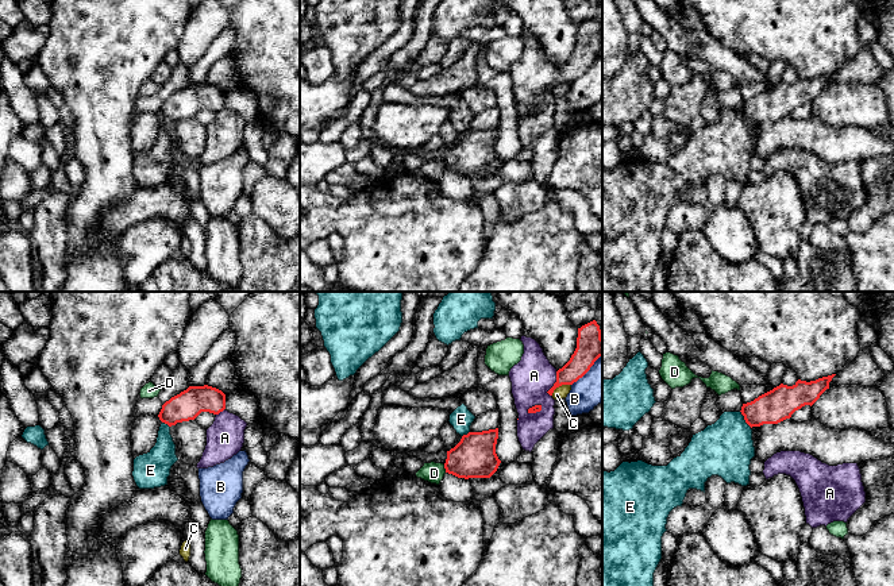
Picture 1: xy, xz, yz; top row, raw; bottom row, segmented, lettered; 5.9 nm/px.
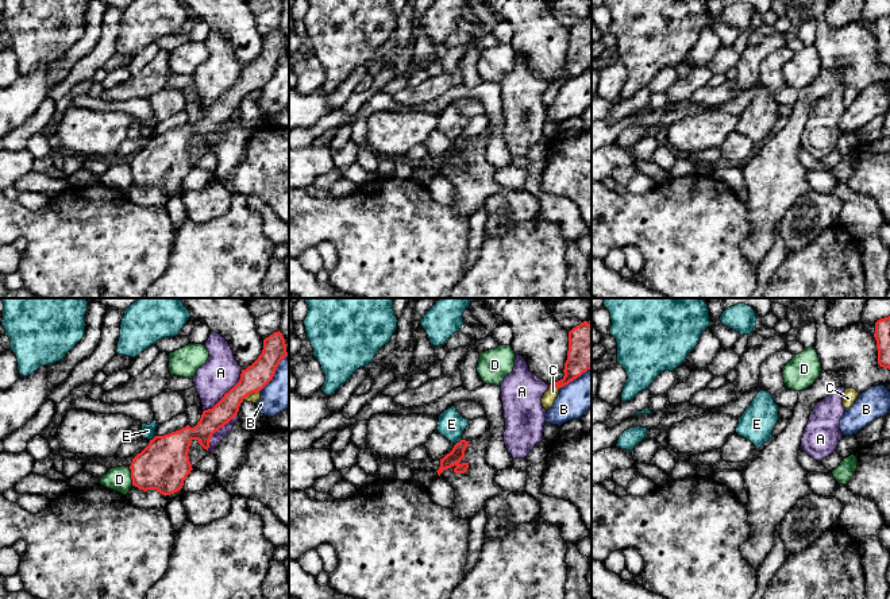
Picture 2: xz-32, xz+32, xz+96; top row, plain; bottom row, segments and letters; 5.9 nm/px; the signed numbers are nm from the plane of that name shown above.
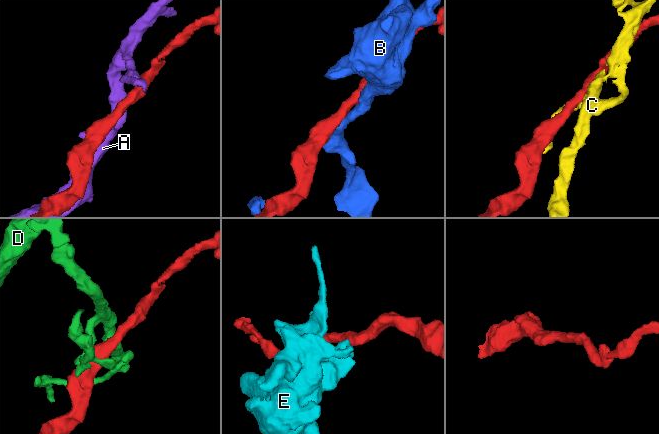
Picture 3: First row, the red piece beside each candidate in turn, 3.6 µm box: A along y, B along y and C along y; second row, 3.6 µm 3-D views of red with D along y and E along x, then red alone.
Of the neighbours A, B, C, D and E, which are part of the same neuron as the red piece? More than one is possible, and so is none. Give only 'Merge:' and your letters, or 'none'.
Merge: none

